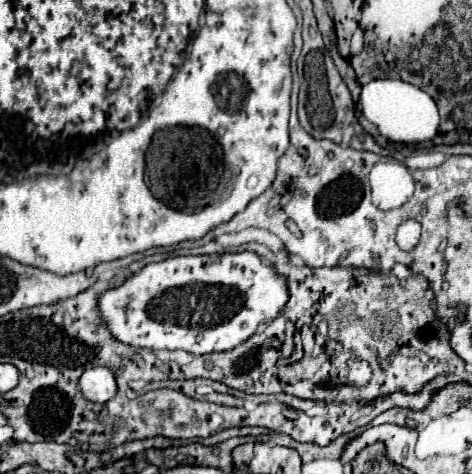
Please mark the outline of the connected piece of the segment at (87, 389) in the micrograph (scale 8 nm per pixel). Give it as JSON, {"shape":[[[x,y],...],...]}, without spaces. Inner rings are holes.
{"shape":[[[98,366],[98,368],[86,370],[80,376],[78,388],[80,388],[80,392],[86,400],[104,404],[110,398],[114,398],[114,394],[116,394],[116,380],[114,380],[114,374],[108,368]]]}

